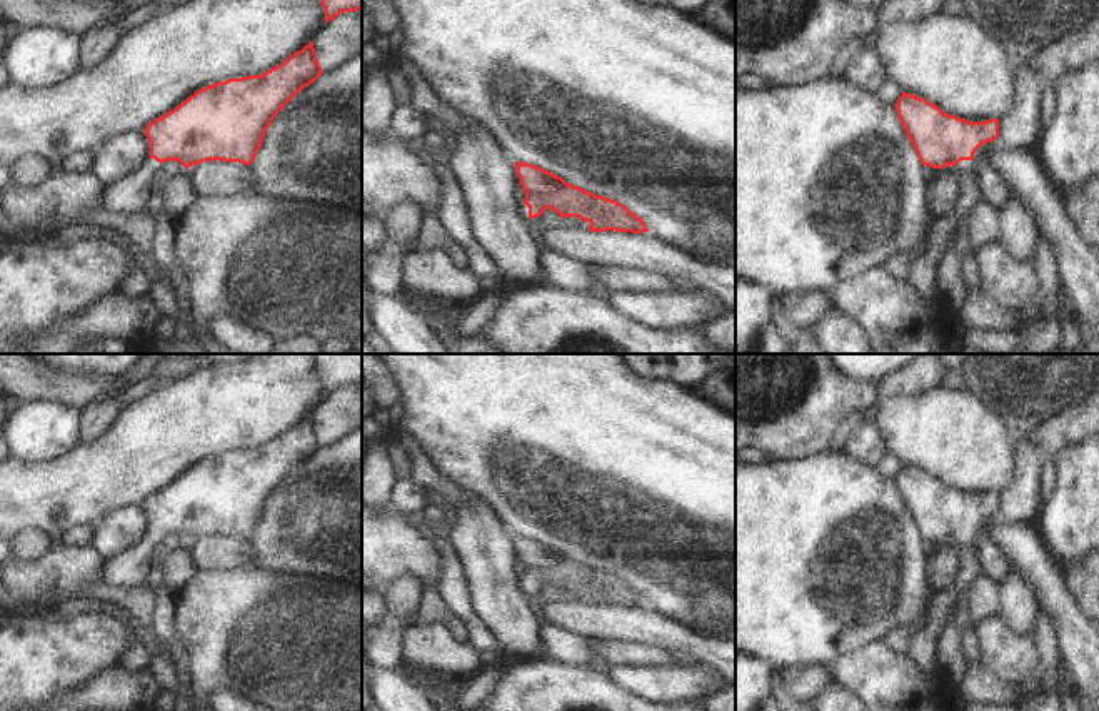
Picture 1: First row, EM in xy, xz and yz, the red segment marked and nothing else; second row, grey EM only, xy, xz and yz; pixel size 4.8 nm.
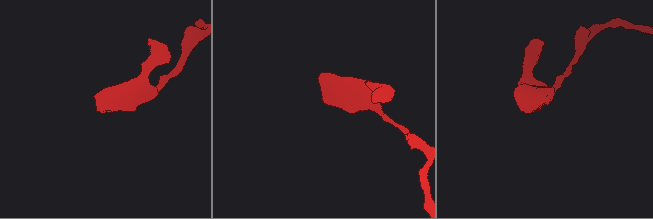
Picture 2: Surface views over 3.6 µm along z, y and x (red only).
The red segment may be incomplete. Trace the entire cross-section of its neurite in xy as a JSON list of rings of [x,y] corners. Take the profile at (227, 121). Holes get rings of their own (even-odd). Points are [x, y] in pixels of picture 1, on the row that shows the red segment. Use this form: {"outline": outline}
{"outline": [[[312,40],[262,75],[197,90],[147,125],[150,159],[137,174],[108,187],[105,209],[147,210],[163,162],[177,160],[185,169],[208,160],[250,165],[275,115],[322,73]]]}

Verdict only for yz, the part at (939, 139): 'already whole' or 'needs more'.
needs more

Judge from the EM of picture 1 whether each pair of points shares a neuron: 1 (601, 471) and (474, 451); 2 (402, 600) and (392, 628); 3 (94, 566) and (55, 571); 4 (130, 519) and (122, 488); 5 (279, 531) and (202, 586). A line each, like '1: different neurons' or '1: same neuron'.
1: same neuron
2: same neuron
3: same neuron
4: different neurons
5: different neurons

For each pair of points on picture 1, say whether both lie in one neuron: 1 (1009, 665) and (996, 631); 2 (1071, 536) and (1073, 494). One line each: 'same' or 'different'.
1: same
2: same

